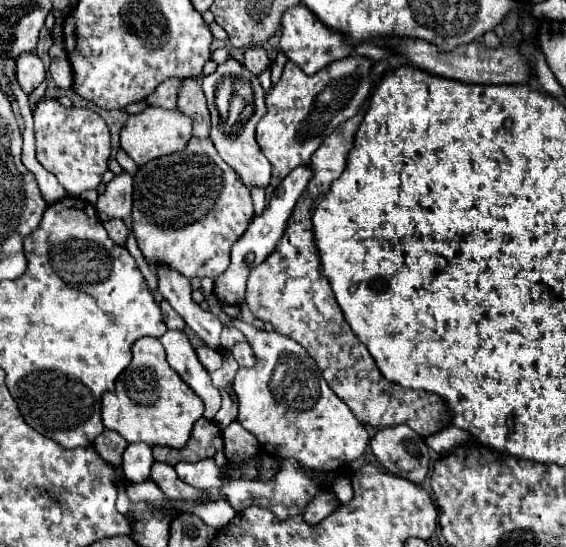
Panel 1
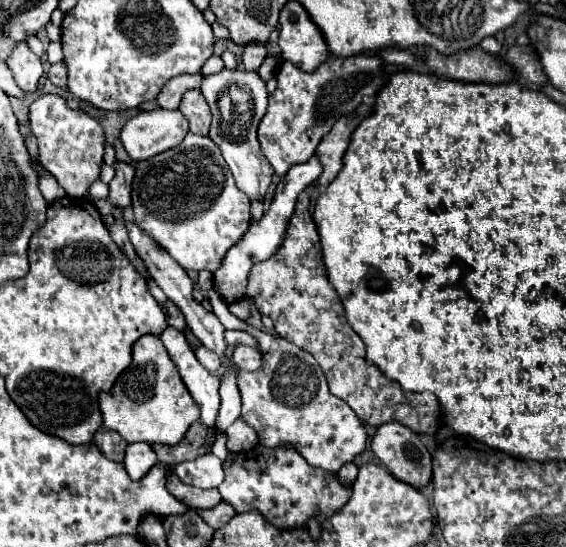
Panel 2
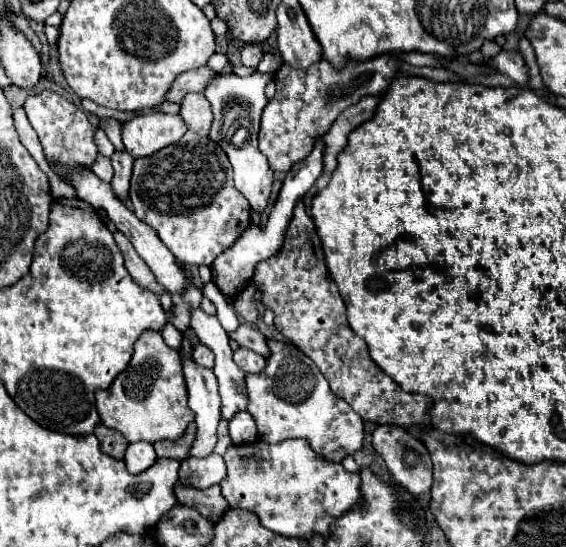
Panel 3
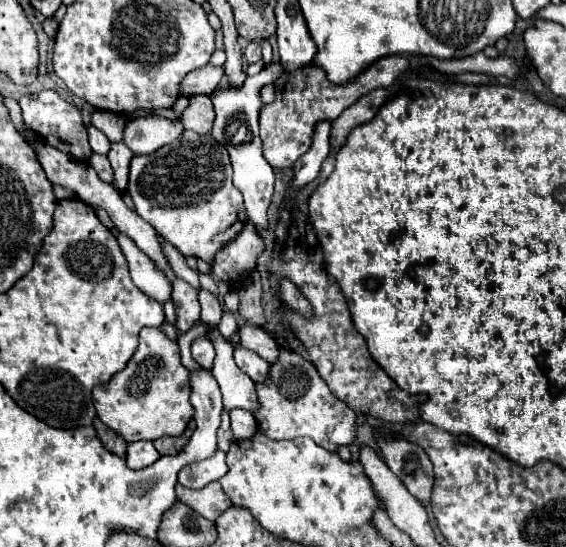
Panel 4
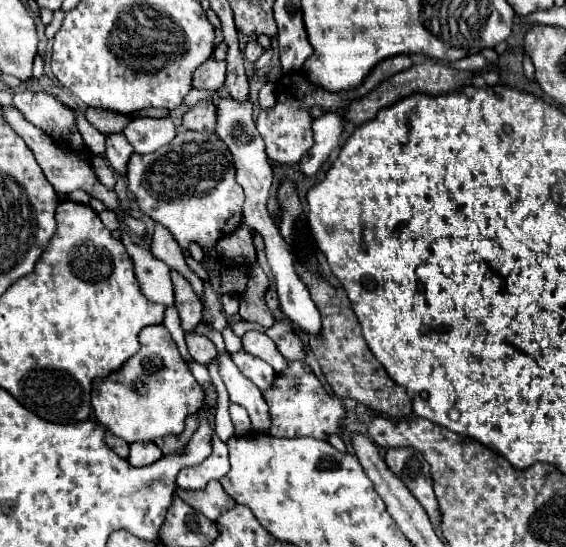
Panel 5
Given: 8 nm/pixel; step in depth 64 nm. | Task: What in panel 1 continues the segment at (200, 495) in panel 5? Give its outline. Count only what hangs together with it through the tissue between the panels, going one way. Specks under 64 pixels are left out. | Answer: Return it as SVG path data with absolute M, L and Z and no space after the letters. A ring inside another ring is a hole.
M154 462L154 468L152 468L152 476L150 476L158 488L170 498L170 500L196 500L198 492L196 488L190 488L188 484L184 484L174 468L170 464L162 464L162 462Z

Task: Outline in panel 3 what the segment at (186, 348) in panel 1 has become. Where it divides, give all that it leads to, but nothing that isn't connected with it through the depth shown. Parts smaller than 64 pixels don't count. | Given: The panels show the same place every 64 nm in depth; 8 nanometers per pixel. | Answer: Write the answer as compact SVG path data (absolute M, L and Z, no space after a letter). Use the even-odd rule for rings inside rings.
M168 322L168 324L164 326L164 330L162 330L162 338L166 340L166 344L168 344L172 350L182 352L182 340L184 340L184 336L182 336L182 332L176 330L170 322ZM182 358L182 372L188 386L190 408L196 414L196 442L190 456L210 456L216 444L216 428L220 422L220 394L216 374L208 368L202 368L194 358Z

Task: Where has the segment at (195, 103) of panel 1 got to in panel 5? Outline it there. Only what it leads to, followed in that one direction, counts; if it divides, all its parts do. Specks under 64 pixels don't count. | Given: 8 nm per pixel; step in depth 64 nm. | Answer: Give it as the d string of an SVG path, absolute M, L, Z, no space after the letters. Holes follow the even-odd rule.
M200 100L196 106L192 106L184 118L182 124L186 130L196 132L214 132L214 120L216 120L216 106L210 100Z

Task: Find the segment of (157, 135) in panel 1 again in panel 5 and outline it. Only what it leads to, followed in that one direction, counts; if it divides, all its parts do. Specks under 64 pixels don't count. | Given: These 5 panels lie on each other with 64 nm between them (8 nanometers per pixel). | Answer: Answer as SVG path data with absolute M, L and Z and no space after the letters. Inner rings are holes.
M134 118L122 134L132 144L134 152L150 154L174 140L176 126L170 118Z

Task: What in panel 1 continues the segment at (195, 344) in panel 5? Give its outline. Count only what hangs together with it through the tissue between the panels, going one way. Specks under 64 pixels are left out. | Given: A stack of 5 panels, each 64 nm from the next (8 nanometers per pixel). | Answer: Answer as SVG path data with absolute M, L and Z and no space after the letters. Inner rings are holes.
M202 346L202 348L196 350L196 354L198 354L200 362L204 364L204 368L208 372L214 372L214 370L218 370L222 366L222 356L218 354L218 350L212 350L208 346Z

